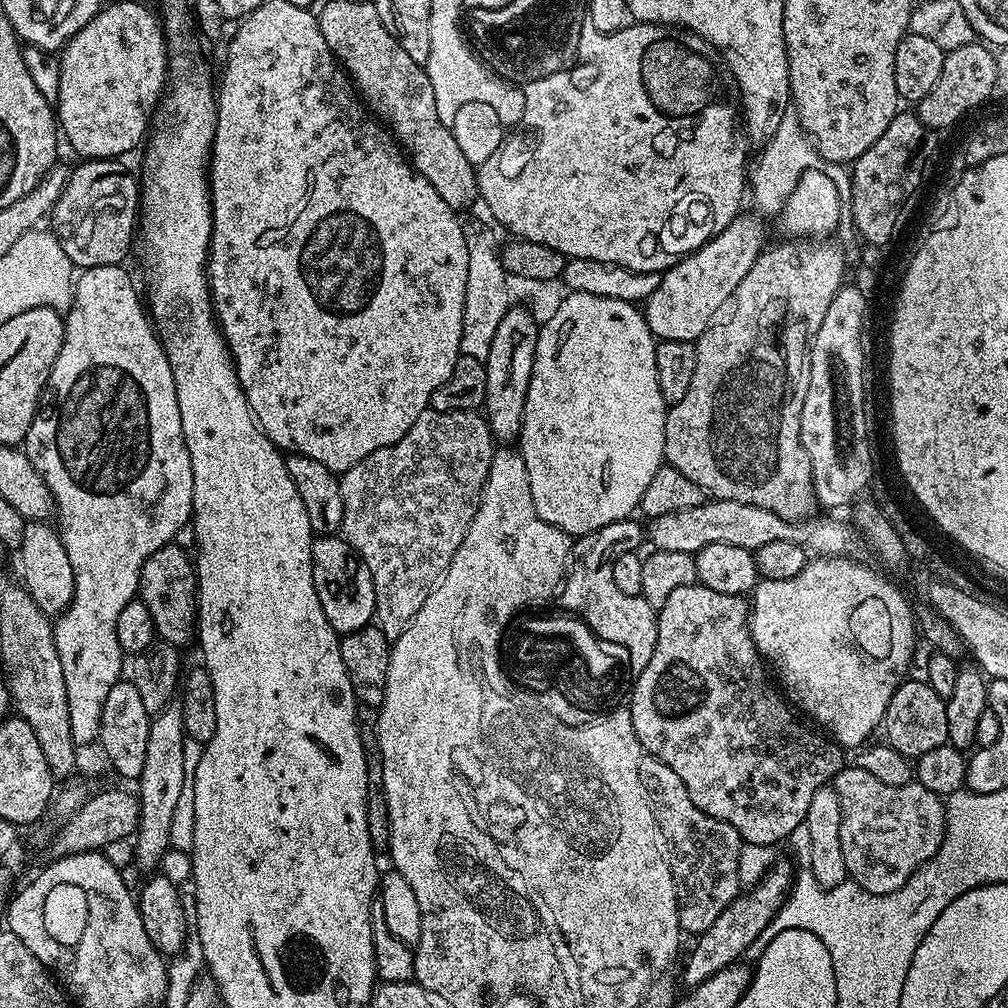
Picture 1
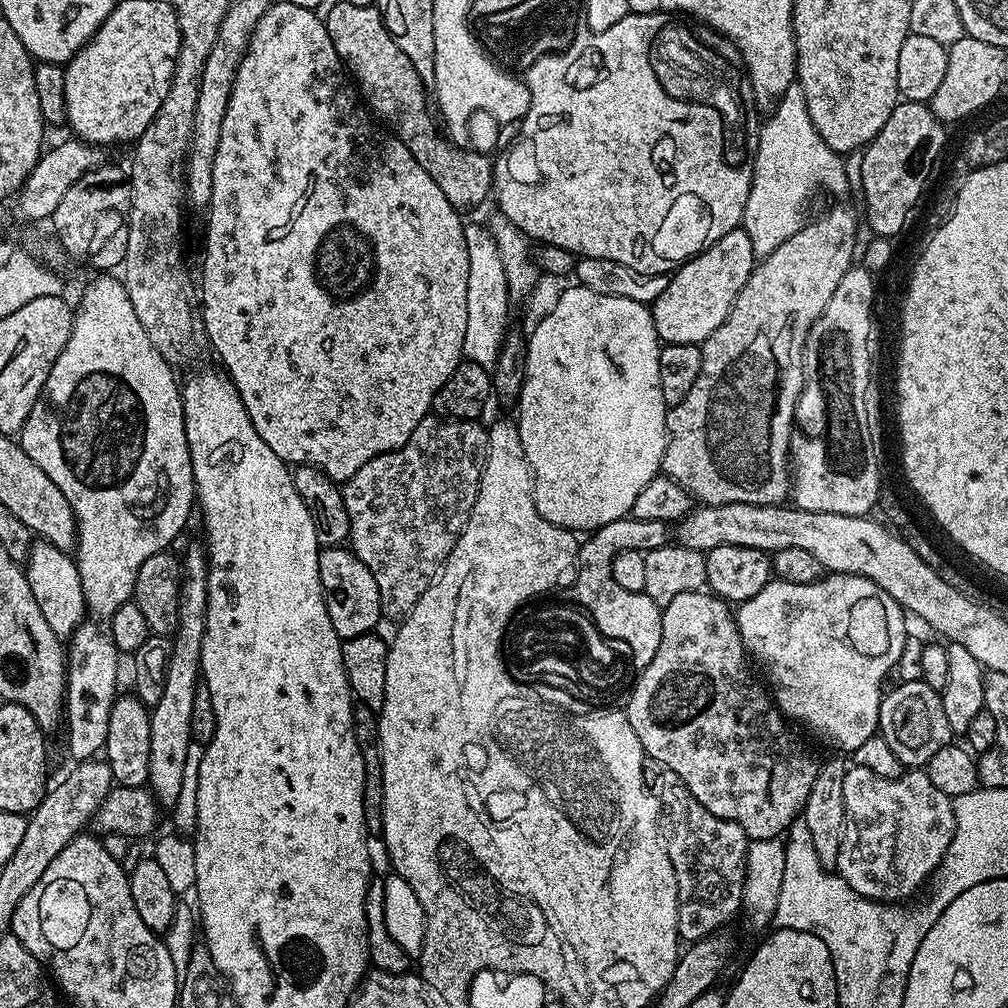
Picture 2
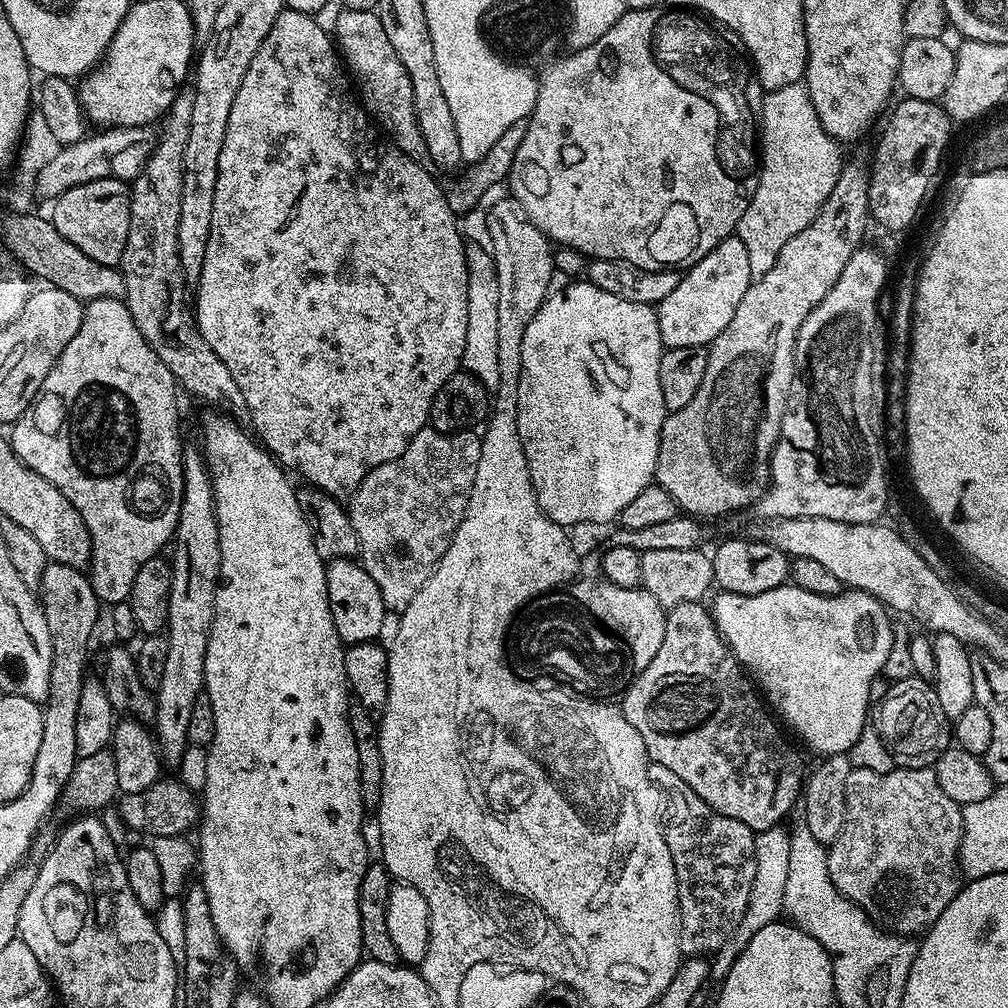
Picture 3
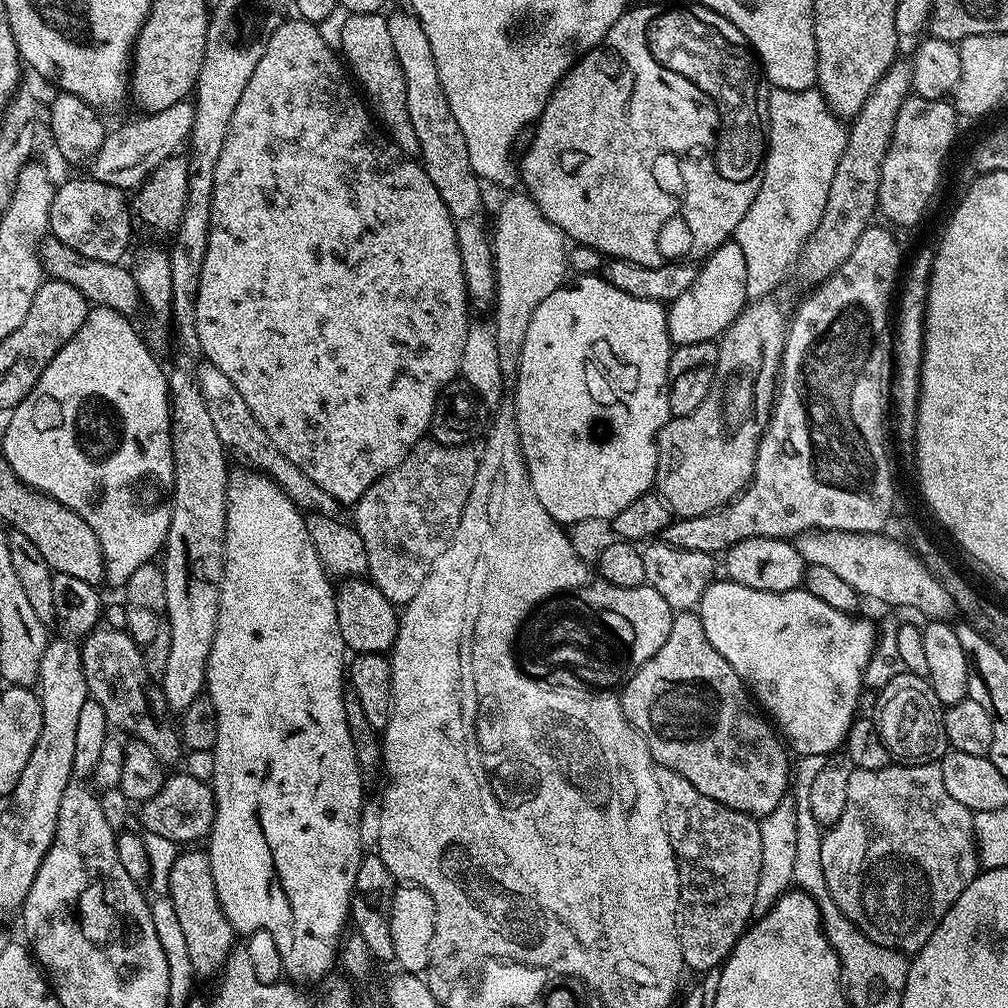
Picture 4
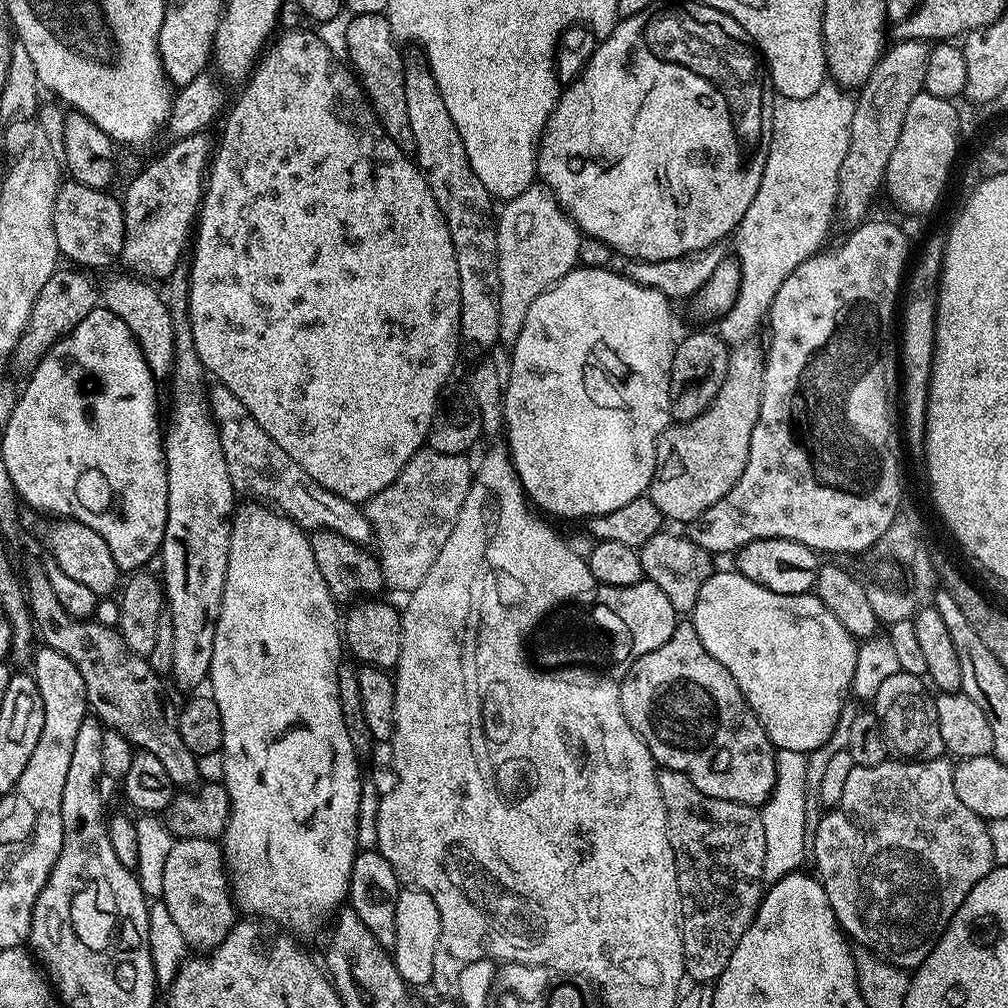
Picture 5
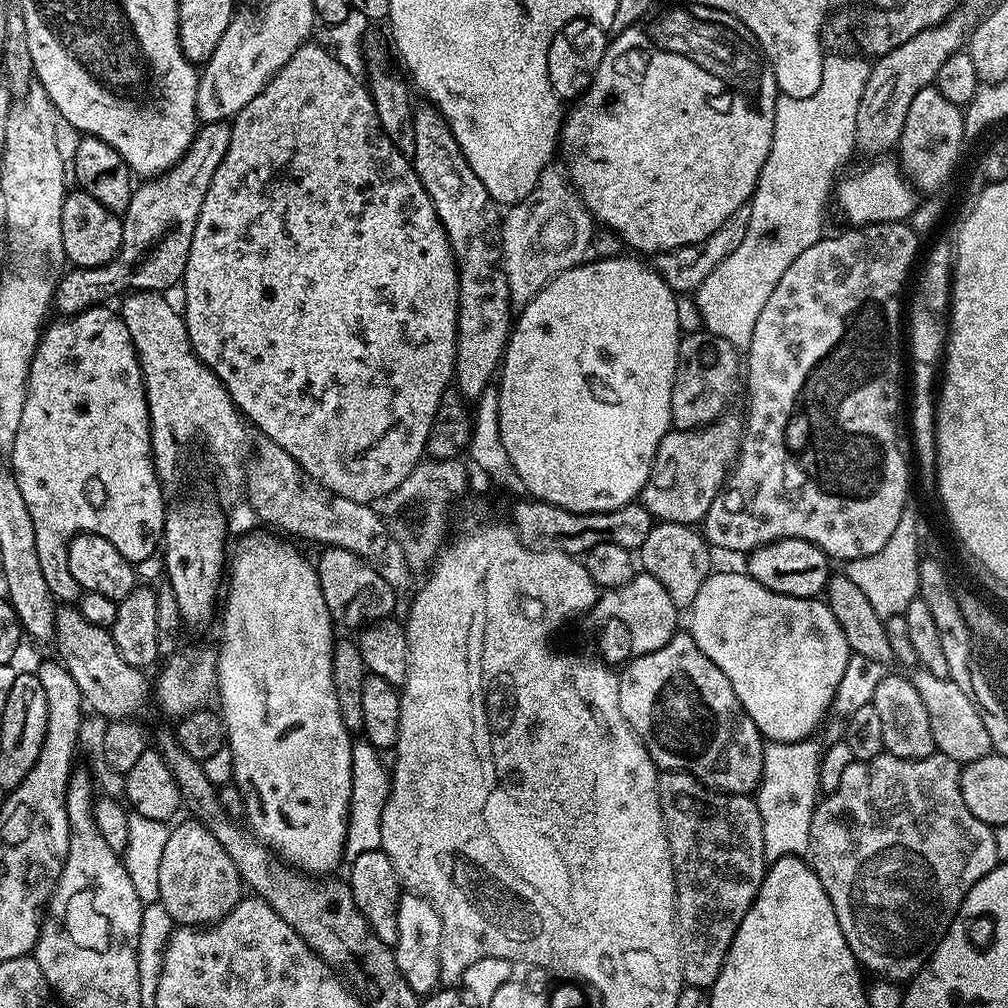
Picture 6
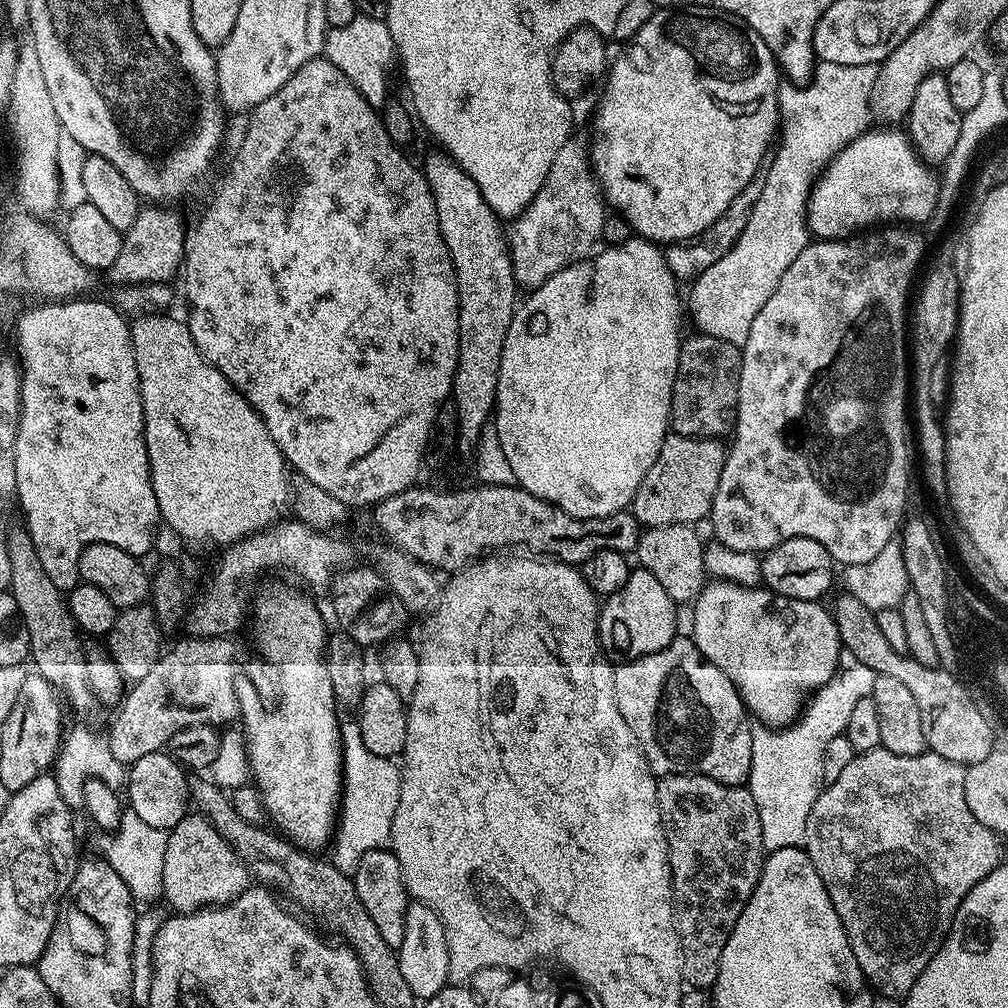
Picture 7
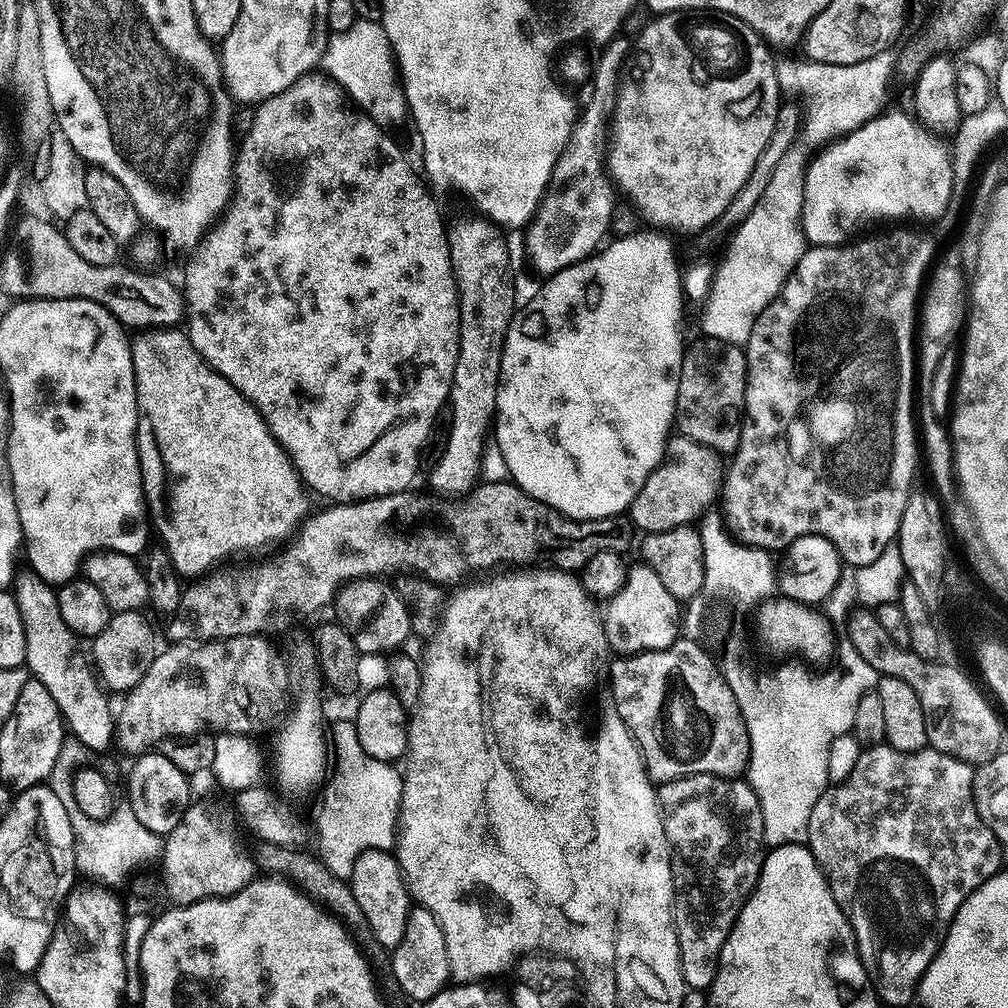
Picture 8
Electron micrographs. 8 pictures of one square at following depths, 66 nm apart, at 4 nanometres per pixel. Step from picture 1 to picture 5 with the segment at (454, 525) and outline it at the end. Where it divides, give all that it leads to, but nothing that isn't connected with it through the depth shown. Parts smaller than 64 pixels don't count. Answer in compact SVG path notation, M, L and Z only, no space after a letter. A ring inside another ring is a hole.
M425 447L416 452L410 462L406 462L402 474L398 474L398 478L394 478L386 490L364 501L362 507L372 527L377 548L375 551L378 553L384 583L389 589L397 588L403 594L410 594L422 582L422 578L426 578L438 554L442 554L442 546L446 546L446 538L450 538L450 530L454 530L454 522L458 522L462 502L466 502L466 494L470 494L472 489L474 464L468 459L467 455L438 454L433 448Z

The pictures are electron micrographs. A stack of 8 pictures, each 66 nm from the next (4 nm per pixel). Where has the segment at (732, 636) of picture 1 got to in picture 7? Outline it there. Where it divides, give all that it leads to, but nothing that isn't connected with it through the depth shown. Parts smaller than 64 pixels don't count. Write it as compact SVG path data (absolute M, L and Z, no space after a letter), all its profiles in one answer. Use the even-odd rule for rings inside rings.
M677 638L671 640L660 652L650 652L646 656L625 659L615 665L612 677L614 678L614 698L618 702L618 710L622 718L626 718L626 726L635 734L636 741L640 743L640 748L644 752L644 757L648 759L648 767L652 769L657 777L671 776L673 774L695 774L698 776L709 776L723 784L743 785L750 774L752 765L752 733L754 724L748 721L750 712L745 705L744 699L740 697L740 691L736 689L736 684L728 675L714 662L710 662L703 656L696 645L688 638Z

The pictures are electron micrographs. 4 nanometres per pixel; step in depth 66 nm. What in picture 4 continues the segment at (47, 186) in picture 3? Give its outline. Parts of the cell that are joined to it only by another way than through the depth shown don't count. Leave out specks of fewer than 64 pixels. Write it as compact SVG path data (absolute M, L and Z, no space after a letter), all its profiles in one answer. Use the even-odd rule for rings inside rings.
M180 100L161 112L141 115L141 120L124 124L105 135L94 161L95 179L115 188L136 190L158 165L177 155L191 137L195 107L188 100Z

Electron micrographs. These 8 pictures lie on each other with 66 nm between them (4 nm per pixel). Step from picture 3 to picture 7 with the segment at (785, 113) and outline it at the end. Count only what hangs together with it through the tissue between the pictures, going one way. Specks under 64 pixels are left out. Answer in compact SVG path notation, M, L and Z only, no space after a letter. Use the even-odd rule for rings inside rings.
M792 116L782 120L776 157L774 152L772 165L770 160L768 172L766 168L763 173L762 198L758 198L750 222L746 222L746 230L742 230L730 254L718 258L718 262L696 277L691 285L690 310L703 335L743 346L766 298L774 294L790 262L794 262L810 243L808 195L816 177L824 165L854 138L852 132L848 132L848 136L840 136L840 132L796 132L796 120L792 120Z

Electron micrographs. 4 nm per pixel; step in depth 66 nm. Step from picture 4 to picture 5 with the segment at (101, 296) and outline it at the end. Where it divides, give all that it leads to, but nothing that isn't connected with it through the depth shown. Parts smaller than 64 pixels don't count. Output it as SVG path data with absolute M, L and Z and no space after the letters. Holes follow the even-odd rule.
M132 274L124 276L112 276L105 284L102 284L102 304L109 308L134 334L142 354L146 358L148 368L153 377L167 377L172 370L172 361L176 359L176 347L174 346L174 322L170 318L168 301L162 295L155 283L144 278L137 278Z

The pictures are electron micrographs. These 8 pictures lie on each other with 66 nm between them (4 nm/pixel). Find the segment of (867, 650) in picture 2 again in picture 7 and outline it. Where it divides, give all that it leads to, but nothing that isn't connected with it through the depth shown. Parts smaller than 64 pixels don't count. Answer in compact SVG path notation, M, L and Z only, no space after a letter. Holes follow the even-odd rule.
M717 579L705 583L704 589L696 597L696 608L692 612L692 633L690 639L696 649L714 666L718 666L736 684L740 697L748 710L756 717L761 716L768 726L787 726L797 719L796 696L792 688L815 690L823 686L836 674L842 651L836 617L823 608L823 603L811 600L795 601L796 624L788 621L788 616L772 608L774 596L771 591L760 586L745 586L735 582Z

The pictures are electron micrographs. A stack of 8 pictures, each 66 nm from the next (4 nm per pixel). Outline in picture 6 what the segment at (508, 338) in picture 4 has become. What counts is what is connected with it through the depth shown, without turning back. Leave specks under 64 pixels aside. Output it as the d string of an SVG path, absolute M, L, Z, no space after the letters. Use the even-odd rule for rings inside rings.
M559 163L549 164L542 170L534 190L502 216L502 258L512 304L529 304L558 274L585 263L593 231L592 216L572 187L567 171Z

